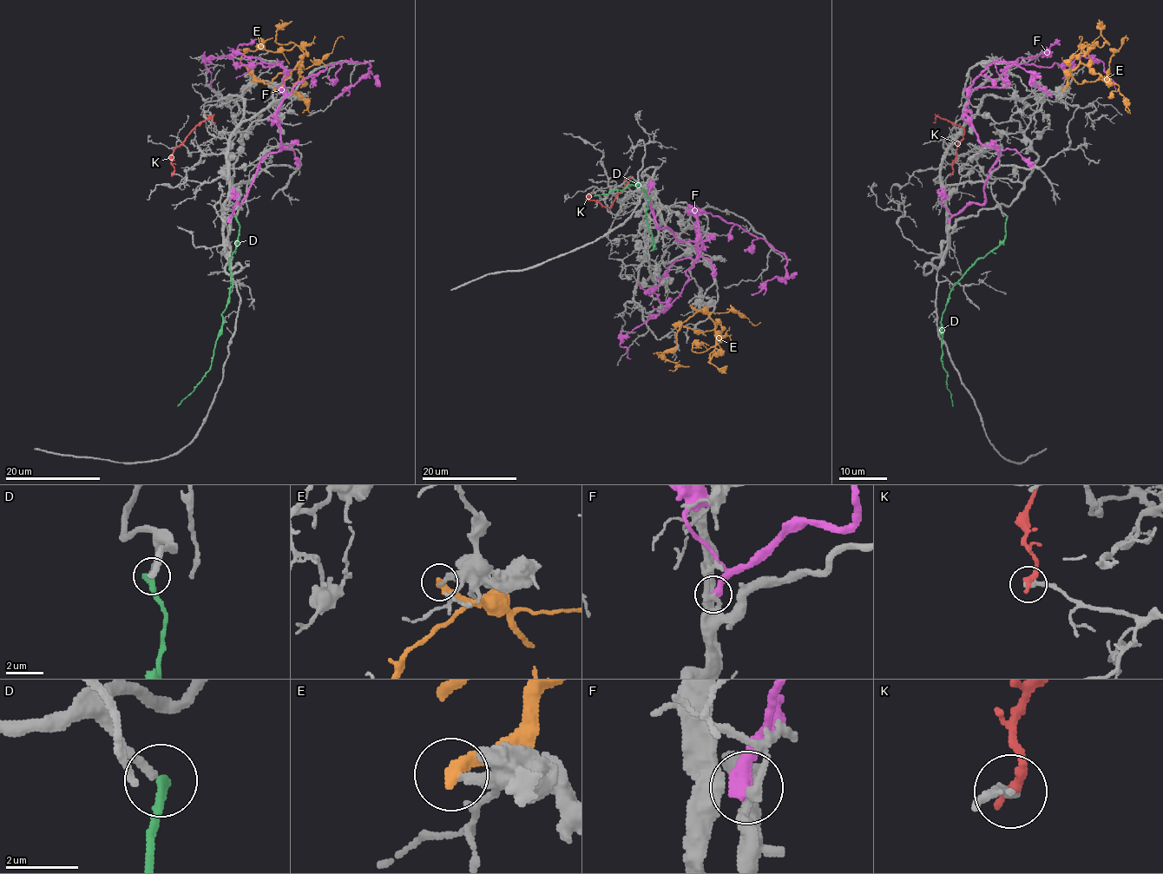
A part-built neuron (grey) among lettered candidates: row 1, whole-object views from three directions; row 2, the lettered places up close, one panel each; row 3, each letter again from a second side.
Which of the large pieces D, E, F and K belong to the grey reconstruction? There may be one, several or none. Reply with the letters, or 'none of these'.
none of these

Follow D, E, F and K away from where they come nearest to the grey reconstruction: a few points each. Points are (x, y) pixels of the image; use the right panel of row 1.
D: (1006, 216), (1004, 239), (979, 258), (955, 284), (942, 314), (941, 359), (953, 405)
E: (1062, 89), (1068, 73), (1080, 83), (1104, 80), (1110, 57), (1126, 38), (1126, 41)
F: (948, 220), (983, 201), (998, 158), (972, 89), (1080, 56), (1115, 89)
K: (951, 174), (956, 146), (962, 137), (963, 129), (939, 117), (932, 121)

